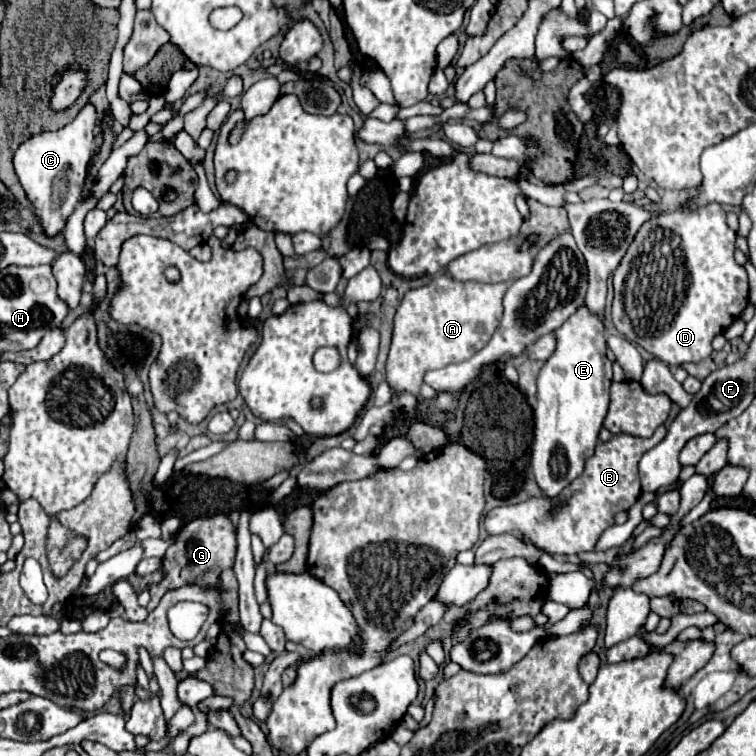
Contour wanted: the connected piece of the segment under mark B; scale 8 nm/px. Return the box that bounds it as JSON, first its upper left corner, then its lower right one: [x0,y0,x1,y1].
[484,426,666,554]

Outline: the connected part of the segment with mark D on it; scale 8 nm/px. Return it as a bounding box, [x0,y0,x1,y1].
[612,202,748,366]

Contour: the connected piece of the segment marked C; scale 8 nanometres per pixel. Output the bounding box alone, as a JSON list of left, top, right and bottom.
[14,102,98,236]

